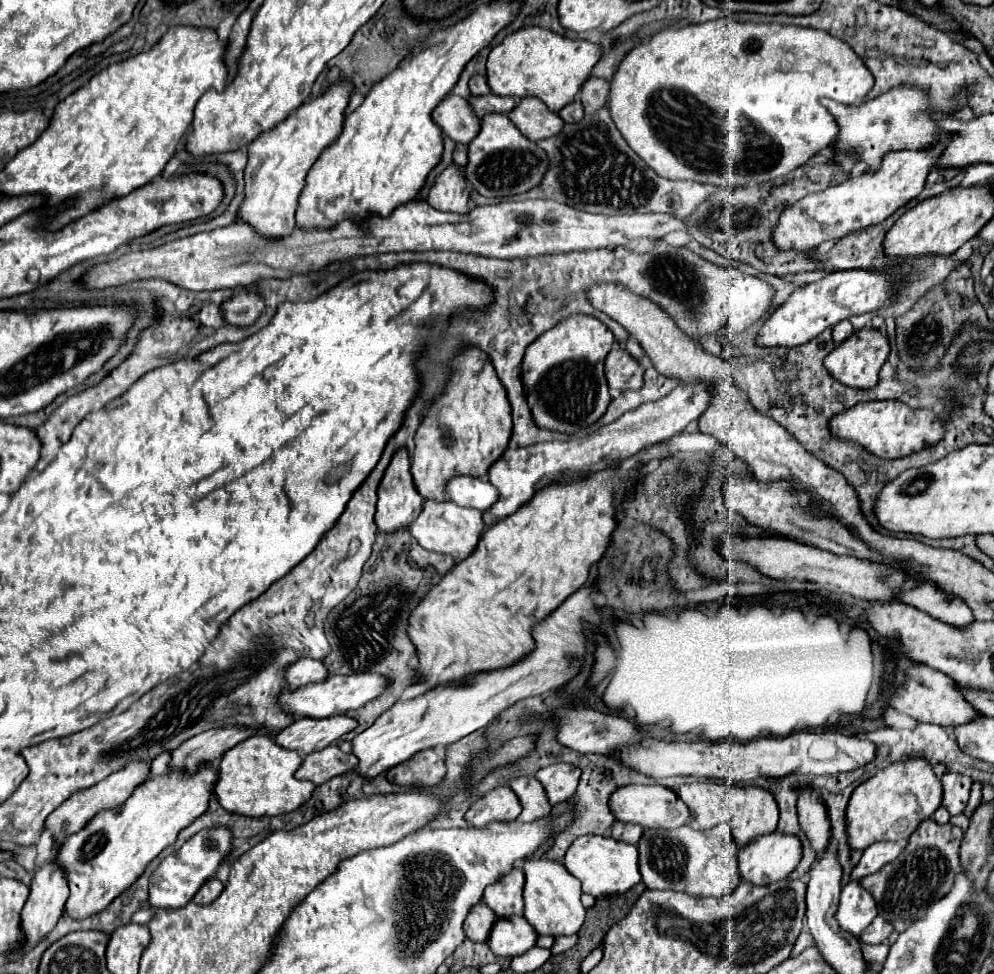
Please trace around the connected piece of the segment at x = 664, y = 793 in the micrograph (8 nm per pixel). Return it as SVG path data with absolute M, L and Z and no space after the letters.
M653 784L653 786L623 786L611 794L609 800L611 812L619 822L639 824L643 828L663 828L663 830L675 830L679 826L685 826L689 822L689 808L687 804L669 788Z

